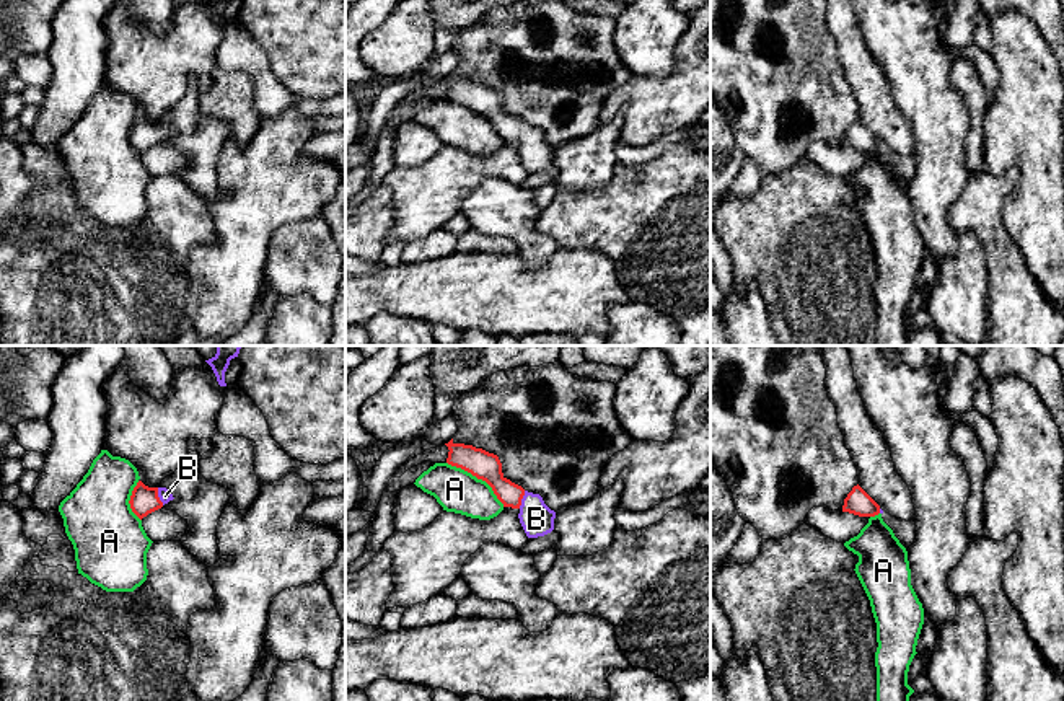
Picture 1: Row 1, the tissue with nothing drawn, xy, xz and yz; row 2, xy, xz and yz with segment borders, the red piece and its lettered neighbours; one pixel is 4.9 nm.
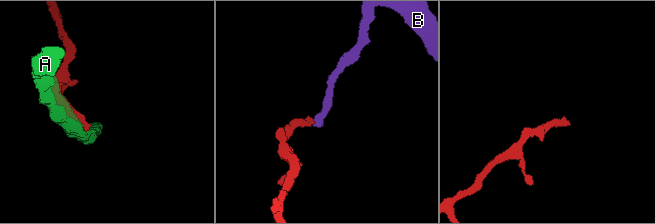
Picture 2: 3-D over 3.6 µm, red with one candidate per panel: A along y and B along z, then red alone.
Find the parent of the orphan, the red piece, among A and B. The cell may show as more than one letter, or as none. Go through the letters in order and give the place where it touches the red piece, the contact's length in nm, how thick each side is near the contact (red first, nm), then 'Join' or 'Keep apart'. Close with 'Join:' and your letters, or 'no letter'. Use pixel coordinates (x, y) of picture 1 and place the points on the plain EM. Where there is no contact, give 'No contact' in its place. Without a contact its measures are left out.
A: Touches red at xz (478, 113). Shared border 360 nm. Thickness 140 nm (red) against 220 nm. Keep apart
B: Touches red at xy (157, 131). Shared border 90 nm. Thickness 140 nm (red) against 70 nm. Join
Join: B

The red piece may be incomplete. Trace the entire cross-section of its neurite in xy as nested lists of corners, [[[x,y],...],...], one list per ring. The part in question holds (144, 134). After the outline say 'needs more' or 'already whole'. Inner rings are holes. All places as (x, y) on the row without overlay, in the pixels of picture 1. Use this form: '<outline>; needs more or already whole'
[[[138,116],[132,126],[129,139],[132,147],[142,155],[173,134],[173,129],[166,122],[148,122]]]; needs more

